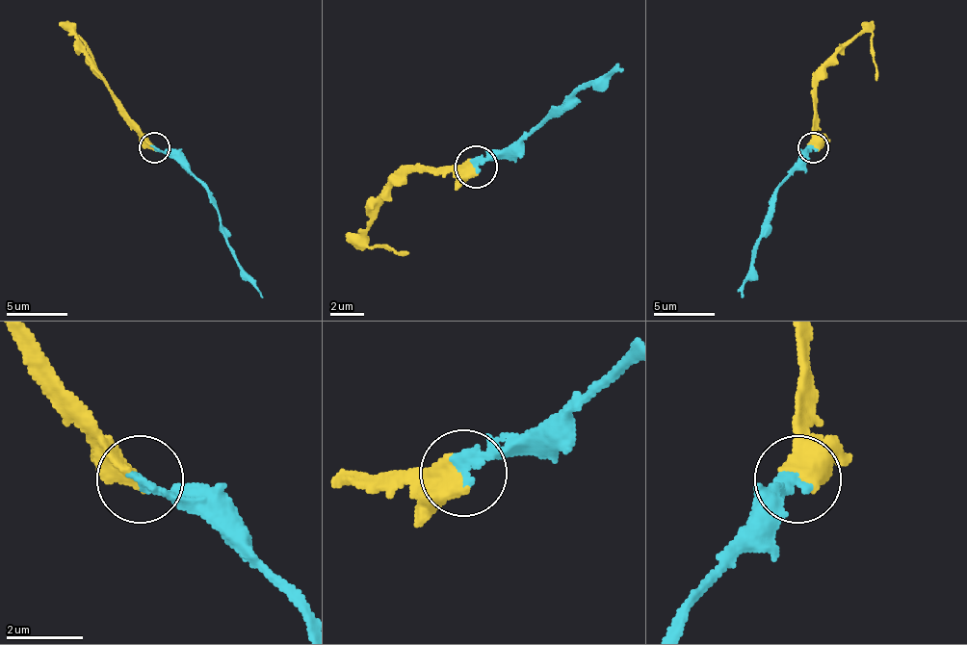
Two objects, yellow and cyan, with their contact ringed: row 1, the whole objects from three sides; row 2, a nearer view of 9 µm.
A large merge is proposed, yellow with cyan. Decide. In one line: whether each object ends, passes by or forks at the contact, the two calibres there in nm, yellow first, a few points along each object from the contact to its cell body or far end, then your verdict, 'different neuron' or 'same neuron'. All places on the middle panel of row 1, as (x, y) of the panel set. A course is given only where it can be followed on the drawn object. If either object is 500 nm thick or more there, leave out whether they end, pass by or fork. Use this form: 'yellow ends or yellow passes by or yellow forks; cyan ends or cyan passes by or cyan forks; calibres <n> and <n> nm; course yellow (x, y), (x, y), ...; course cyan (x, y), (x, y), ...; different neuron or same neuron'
calibres 500 and 280 nm; course yellow (477, 167), (413, 167), (388, 193), (367, 235), (372, 247), (409, 252); course cyan (477, 167), (510, 151), (548, 114), (624, 67); same neuron

